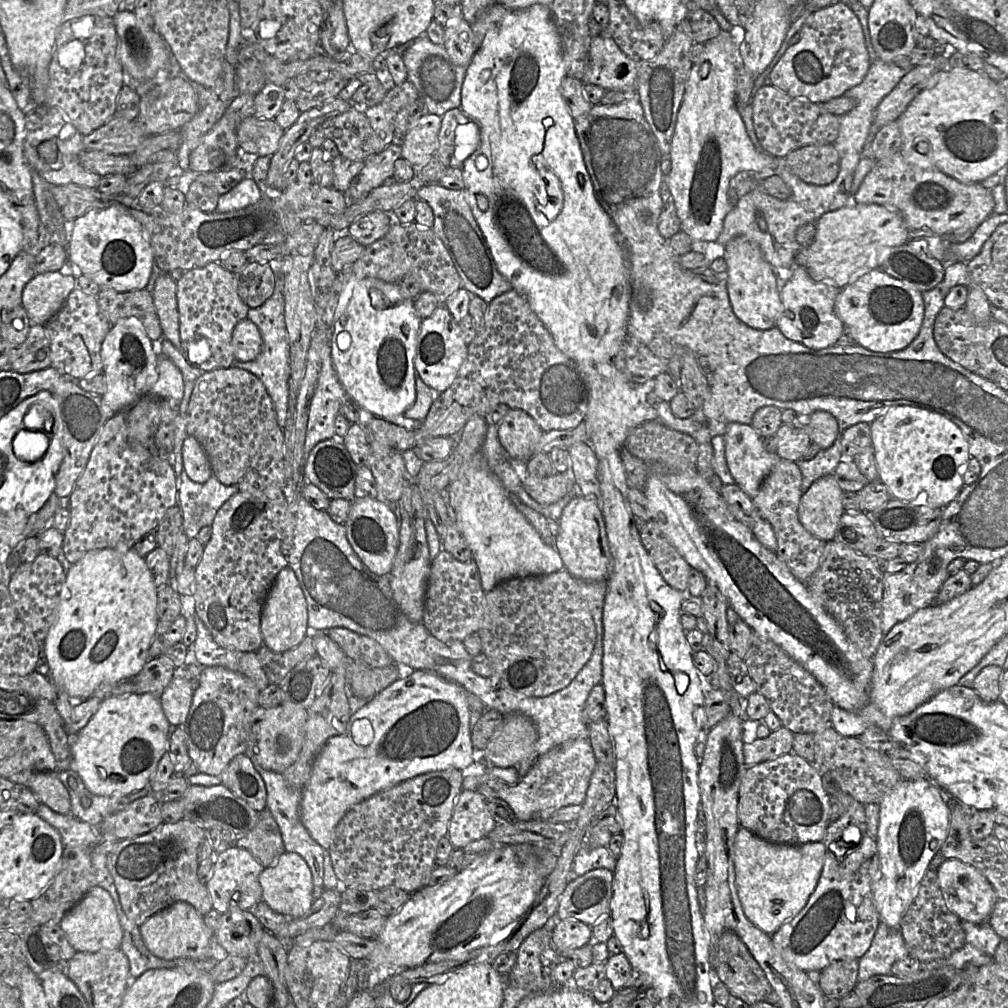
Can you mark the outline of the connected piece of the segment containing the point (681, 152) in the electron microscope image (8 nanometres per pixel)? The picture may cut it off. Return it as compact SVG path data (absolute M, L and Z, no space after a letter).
M721 30L715 38L707 41L704 45L702 55L699 61L693 64L686 81L669 155L672 167L667 176L667 185L681 222L681 230L688 234L694 242L712 242L718 239L723 228L724 218L731 209L727 194L731 178L742 171L773 175L775 173L775 159L777 158L764 150L755 148L737 110L738 50L731 33Z

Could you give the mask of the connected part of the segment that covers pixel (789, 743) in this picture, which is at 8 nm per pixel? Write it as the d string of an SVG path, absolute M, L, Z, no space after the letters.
M785 727L772 731L766 738L744 743L745 763L753 766L793 751L794 733Z

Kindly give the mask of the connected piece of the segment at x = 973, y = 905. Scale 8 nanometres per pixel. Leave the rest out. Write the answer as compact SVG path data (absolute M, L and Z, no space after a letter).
M957 859L945 860L936 871L938 884L948 909L961 921L987 923L998 898L986 878L974 867Z

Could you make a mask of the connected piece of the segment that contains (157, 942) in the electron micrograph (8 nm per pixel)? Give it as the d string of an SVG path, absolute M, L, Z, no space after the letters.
M176 902L159 911L149 917L139 929L147 949L164 960L188 957L200 960L214 958L219 962L228 956L205 926L203 916L186 902Z

